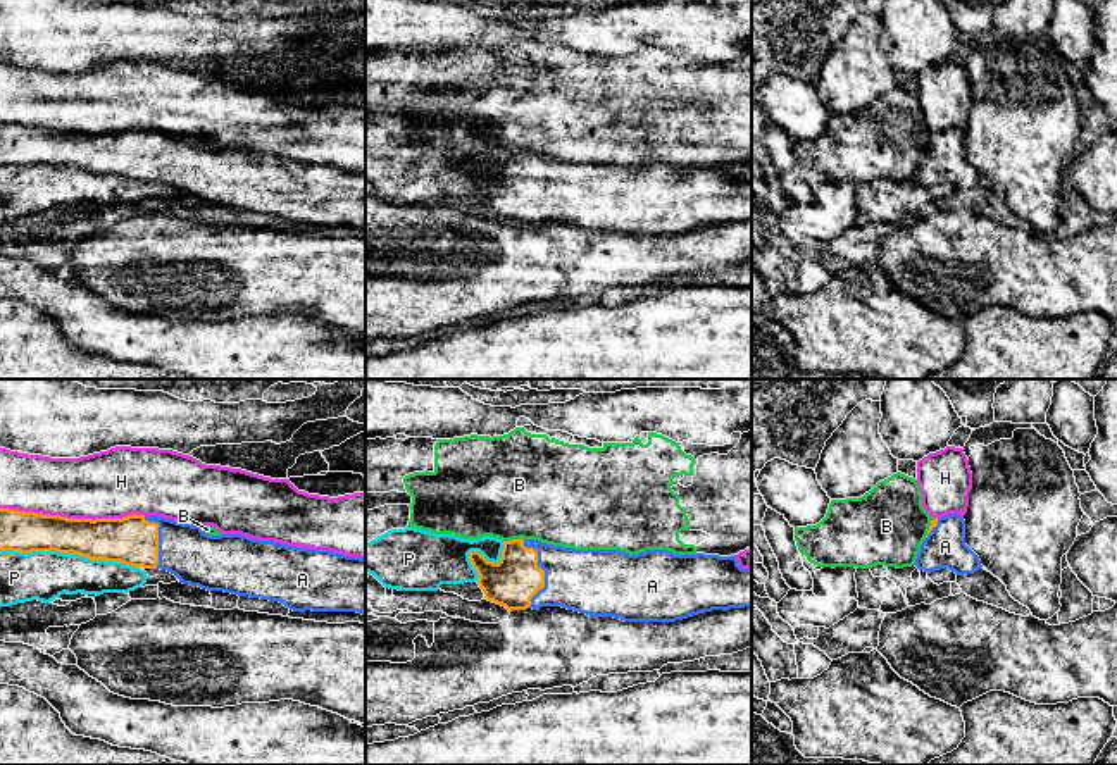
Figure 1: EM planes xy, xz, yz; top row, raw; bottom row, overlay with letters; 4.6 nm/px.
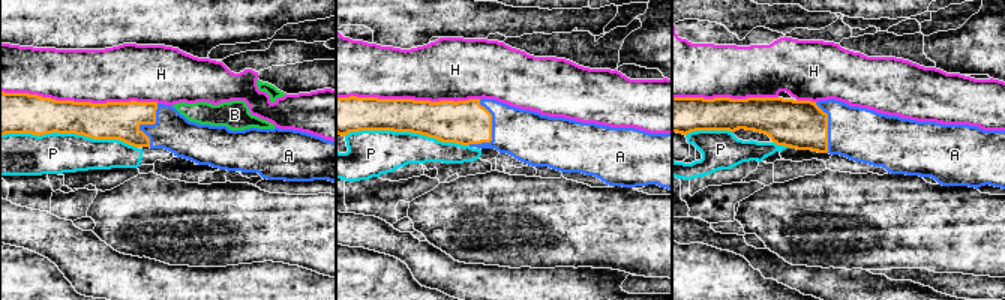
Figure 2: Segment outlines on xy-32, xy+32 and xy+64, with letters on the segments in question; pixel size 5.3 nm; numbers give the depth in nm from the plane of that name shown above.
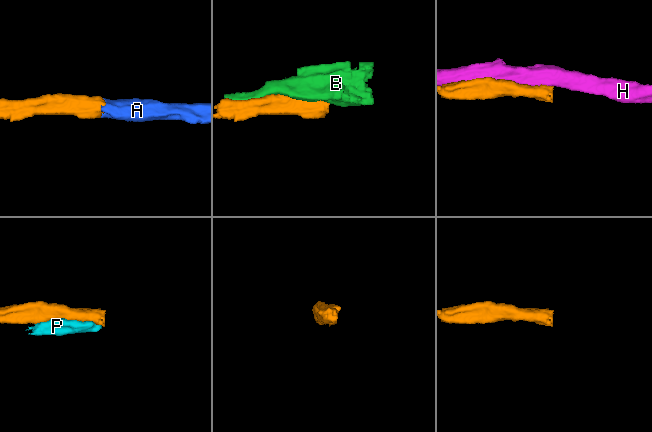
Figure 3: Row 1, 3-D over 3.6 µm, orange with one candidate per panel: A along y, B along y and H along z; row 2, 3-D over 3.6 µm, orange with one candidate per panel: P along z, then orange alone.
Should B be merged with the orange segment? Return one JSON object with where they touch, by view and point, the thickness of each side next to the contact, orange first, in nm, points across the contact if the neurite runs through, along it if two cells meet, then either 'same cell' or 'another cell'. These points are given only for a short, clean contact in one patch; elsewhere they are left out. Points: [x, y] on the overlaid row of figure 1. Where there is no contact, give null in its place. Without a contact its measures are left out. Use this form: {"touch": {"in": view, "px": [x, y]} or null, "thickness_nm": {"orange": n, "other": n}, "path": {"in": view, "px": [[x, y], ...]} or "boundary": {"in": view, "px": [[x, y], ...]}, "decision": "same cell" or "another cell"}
{"touch": {"in": "xz", "px": [512, 540]}, "thickness_nm": {"orange": 220, "other": 480}, "decision": "another cell"}

